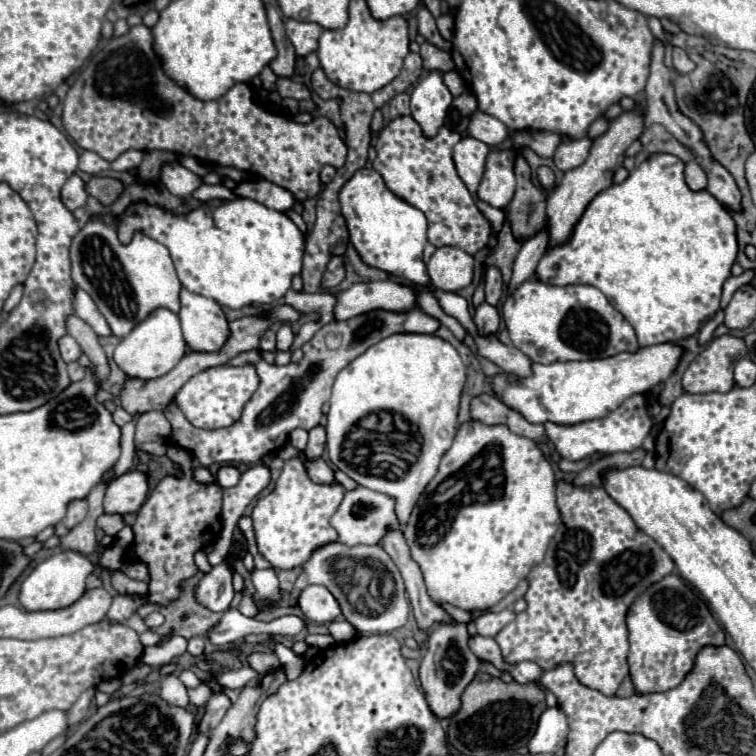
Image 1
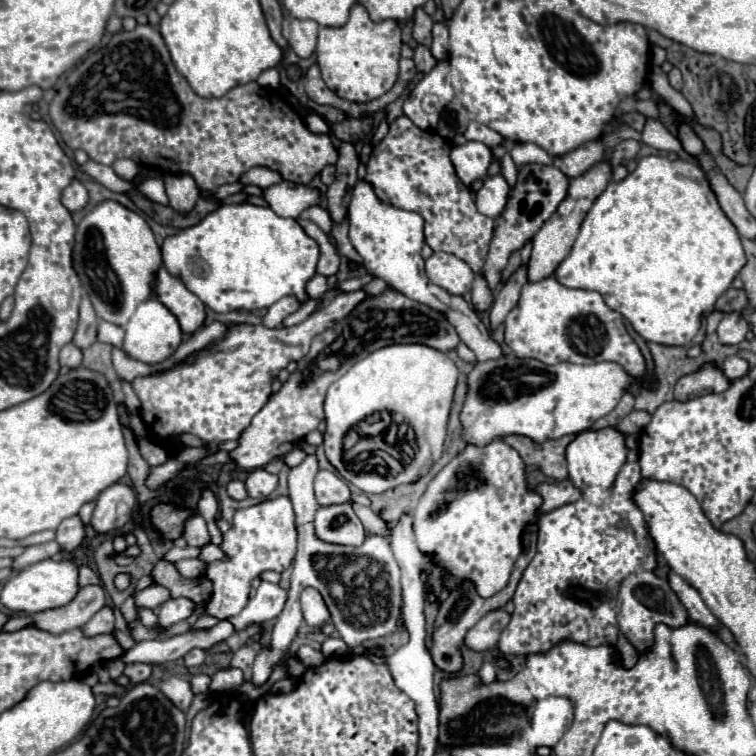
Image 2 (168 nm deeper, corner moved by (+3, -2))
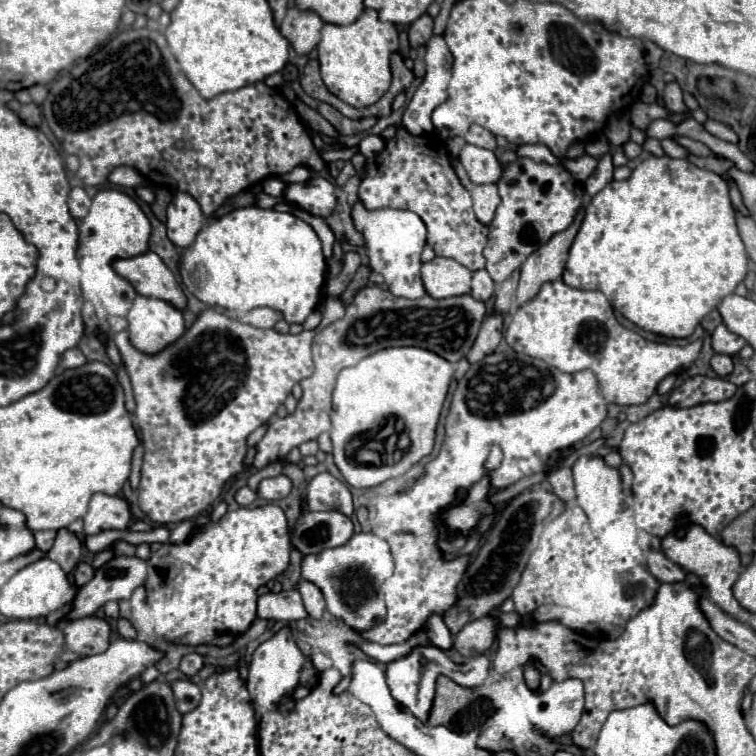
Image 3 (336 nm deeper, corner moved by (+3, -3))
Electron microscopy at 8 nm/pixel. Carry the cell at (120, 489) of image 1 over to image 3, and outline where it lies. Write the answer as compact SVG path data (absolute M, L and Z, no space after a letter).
M98 493L90 499L88 513L84 519L84 533L96 535L108 529L126 529L130 517L130 507L122 497Z

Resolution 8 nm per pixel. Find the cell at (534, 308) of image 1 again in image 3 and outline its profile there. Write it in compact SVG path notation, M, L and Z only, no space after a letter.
M550 281L544 283L534 299L528 303L520 305L516 313L510 317L508 329L506 329L506 343L524 355L542 359L550 363L552 367L564 371L564 373L576 373L582 369L590 369L596 373L600 391L606 399L606 403L616 403L616 405L640 405L650 399L650 395L656 391L658 383L670 375L678 373L680 369L686 369L694 363L702 349L702 339L692 341L686 347L678 345L664 345L664 343L650 343L642 335L638 335L632 329L622 327L616 317L610 301L600 293L600 291L582 291L582 289L572 289L566 283Z

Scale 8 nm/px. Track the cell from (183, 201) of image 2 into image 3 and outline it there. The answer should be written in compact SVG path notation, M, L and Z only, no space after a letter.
M176 193L168 205L168 237L180 249L188 249L202 229L204 213L190 193Z

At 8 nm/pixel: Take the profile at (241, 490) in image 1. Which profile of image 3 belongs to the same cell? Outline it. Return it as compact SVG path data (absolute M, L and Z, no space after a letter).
M278 475L278 477L270 477L270 479L262 479L260 485L258 485L258 491L256 495L260 499L266 499L266 501L278 501L282 497L286 497L292 489L292 483L286 475Z

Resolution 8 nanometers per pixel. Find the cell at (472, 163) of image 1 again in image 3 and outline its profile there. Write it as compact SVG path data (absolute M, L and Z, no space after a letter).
M465 143L464 149L460 151L460 163L464 165L464 169L474 185L496 183L502 175L502 165L498 163L496 155L488 149L476 147L472 143Z

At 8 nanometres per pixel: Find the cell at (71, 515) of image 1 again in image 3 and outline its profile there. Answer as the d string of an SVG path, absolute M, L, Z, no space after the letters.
M62 529L56 533L56 541L52 545L52 549L48 551L48 557L56 563L60 563L60 567L70 573L74 569L74 565L78 563L82 553L82 541L68 529Z

